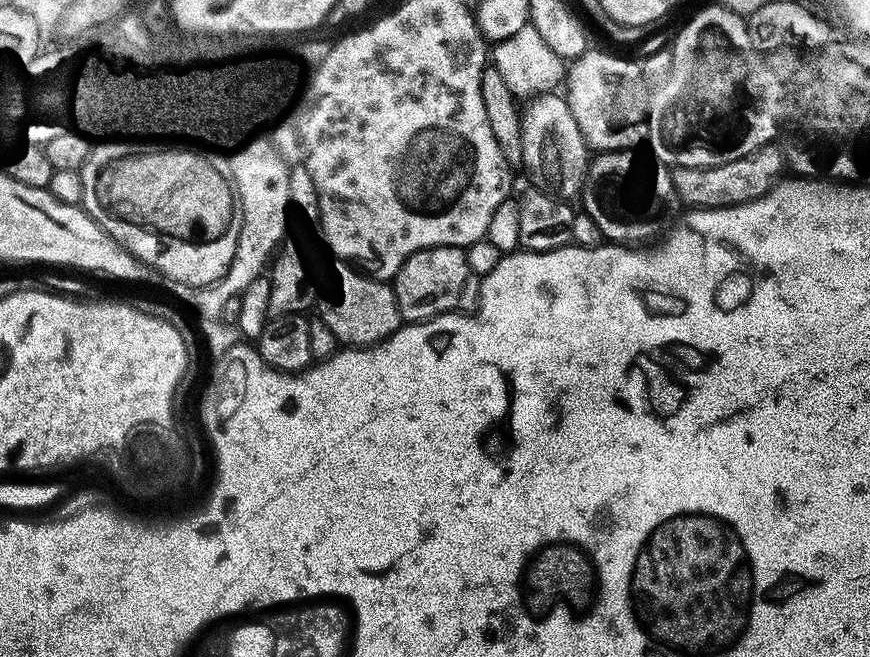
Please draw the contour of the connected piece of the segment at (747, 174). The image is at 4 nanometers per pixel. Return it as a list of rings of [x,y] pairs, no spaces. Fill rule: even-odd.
[[[773,142],[746,158],[738,158],[738,162],[726,162],[726,166],[675,169],[672,172],[672,181],[680,195],[681,205],[689,209],[736,208],[740,204],[760,200],[771,192],[780,183],[785,172],[785,149],[779,143]]]

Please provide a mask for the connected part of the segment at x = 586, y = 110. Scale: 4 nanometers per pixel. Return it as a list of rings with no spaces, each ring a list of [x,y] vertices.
[[[590,50],[581,60],[571,65],[566,76],[566,99],[574,119],[578,121],[578,130],[584,132],[589,149],[593,153],[632,152],[639,144],[648,139],[648,96],[650,89],[646,84],[643,67],[632,60],[623,60],[620,56],[611,56],[608,52]]]

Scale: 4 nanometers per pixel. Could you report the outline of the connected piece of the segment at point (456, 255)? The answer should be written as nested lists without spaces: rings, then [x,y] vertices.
[[[427,248],[402,266],[394,281],[400,318],[405,325],[425,324],[446,314],[475,313],[480,303],[481,277],[476,277],[472,260],[463,248]]]

